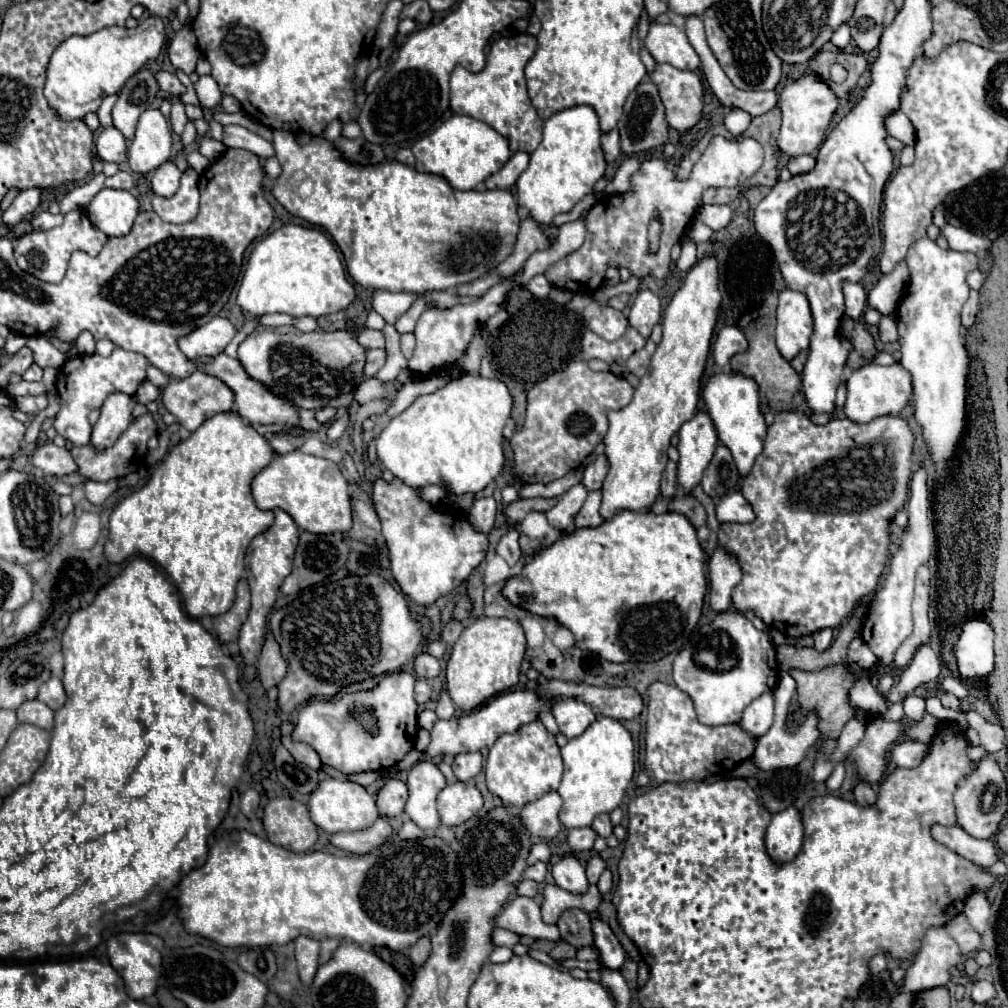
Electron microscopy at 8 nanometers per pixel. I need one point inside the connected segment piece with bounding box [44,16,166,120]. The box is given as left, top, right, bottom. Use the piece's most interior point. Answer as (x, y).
(84, 69)

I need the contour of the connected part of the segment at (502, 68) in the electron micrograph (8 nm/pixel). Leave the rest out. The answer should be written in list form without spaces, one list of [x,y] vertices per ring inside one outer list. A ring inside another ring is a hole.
[[[528,34],[500,38],[492,42],[482,72],[470,72],[462,66],[456,66],[450,78],[452,112],[486,122],[488,126],[496,128],[502,136],[510,140],[510,148],[514,152],[526,152],[526,154],[532,154],[538,148],[536,130],[538,130],[538,144],[540,144],[542,124],[544,124],[528,98],[526,78],[524,78],[524,66],[534,56],[534,52],[536,52],[536,38]]]

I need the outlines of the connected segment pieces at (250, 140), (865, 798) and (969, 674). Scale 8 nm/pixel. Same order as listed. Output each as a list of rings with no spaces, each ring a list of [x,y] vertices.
[[[224,126],[224,144],[228,148],[242,148],[248,150],[260,158],[272,158],[274,156],[274,148],[272,144],[262,138],[260,134],[244,128],[244,126]]]
[[[860,780],[856,786],[854,786],[854,796],[856,796],[856,802],[860,806],[870,806],[876,802],[876,792],[872,790],[872,786],[864,780]]]
[[[974,618],[962,626],[954,656],[962,678],[982,678],[994,670],[994,630],[988,620]]]

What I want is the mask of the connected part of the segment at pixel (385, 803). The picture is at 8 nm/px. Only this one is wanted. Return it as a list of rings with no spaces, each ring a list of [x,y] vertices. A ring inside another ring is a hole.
[[[388,778],[380,792],[376,794],[380,816],[392,818],[404,812],[404,804],[408,800],[408,786],[400,778]]]

